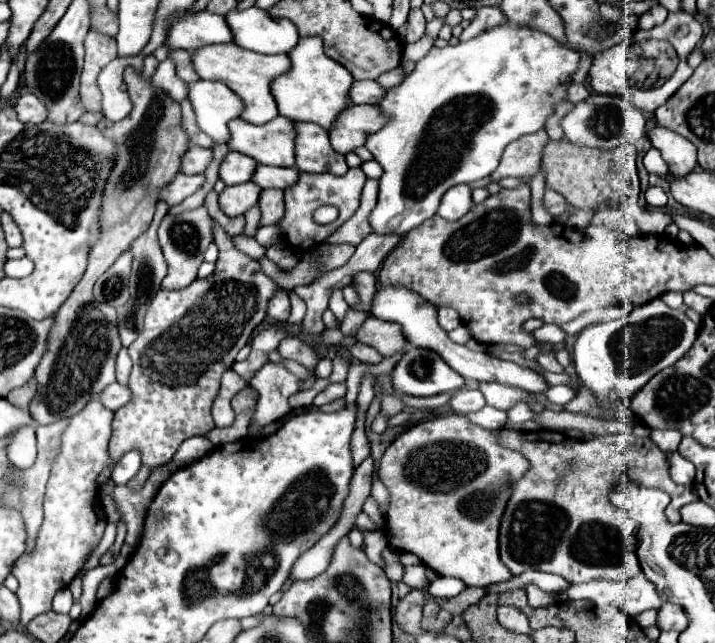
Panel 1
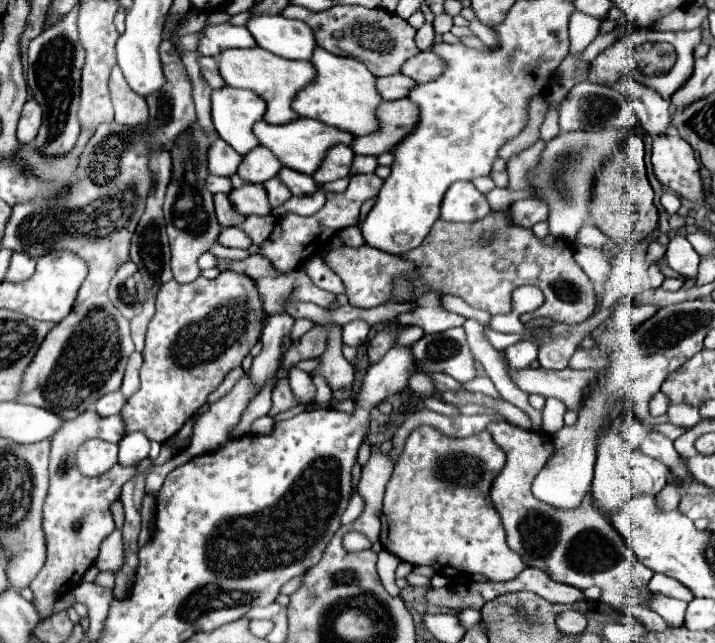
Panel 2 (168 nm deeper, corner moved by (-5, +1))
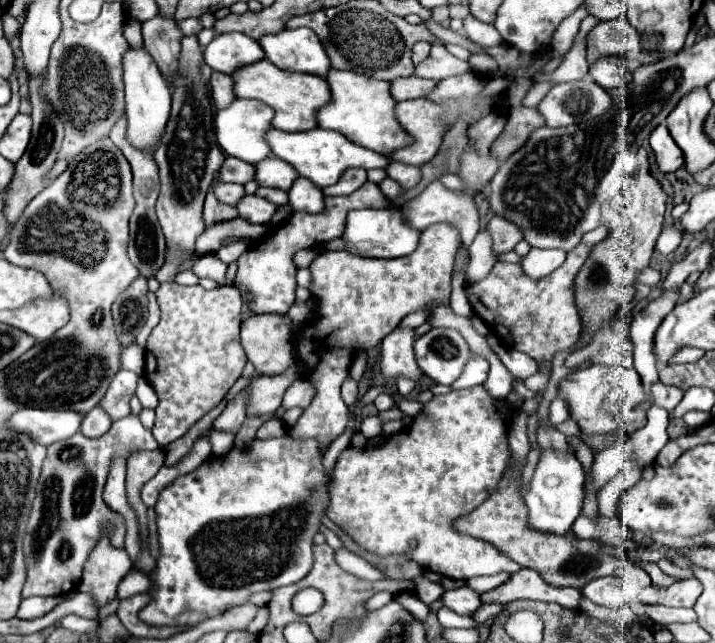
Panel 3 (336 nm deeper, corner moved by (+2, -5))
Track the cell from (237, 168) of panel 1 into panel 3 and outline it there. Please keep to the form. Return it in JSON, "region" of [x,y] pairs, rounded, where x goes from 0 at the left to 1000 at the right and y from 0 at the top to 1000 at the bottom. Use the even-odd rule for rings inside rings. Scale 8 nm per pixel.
{"region":[[[373,243],[371,249],[357,255],[357,283],[362,289],[376,289],[376,292],[393,292],[393,295],[404,295],[404,286],[410,286],[410,277],[418,277],[418,271],[413,271],[413,264],[385,246],[385,243]]]}

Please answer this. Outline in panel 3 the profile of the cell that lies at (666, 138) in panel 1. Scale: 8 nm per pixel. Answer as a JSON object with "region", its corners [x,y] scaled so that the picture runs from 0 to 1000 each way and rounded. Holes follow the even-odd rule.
{"region":[[[846,90],[841,96],[832,96],[829,103],[824,103],[824,115],[849,143],[863,140],[885,124],[885,115],[871,90]]]}

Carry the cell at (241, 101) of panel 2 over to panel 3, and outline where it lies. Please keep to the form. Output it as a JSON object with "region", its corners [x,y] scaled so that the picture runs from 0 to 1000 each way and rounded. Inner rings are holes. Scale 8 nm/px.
{"region":[[[329,156],[317,168],[303,171],[301,177],[303,224],[317,243],[329,243],[340,252],[359,255],[365,246],[373,246],[379,236],[373,221],[368,218],[371,202],[379,196],[379,184],[382,184],[382,171],[373,162],[359,156]]]}

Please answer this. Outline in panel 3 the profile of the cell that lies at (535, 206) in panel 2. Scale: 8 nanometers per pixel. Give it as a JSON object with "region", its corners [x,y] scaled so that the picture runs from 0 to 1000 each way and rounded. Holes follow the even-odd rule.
{"region":[[[690,336],[681,355],[690,367],[690,392],[712,392],[726,373],[731,373],[731,358],[703,336]]]}

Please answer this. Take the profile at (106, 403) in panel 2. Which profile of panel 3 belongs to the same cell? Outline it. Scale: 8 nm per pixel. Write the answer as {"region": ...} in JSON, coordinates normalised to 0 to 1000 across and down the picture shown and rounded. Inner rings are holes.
{"region":[[[133,631],[127,641],[122,641],[116,647],[113,656],[113,672],[124,681],[138,681],[141,675],[147,675],[155,663],[155,650],[147,638],[141,638],[141,631]]]}

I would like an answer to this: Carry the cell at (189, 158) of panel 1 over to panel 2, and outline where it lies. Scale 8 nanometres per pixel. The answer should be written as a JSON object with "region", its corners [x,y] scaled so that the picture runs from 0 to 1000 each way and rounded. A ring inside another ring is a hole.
{"region":[[[302,215],[291,233],[291,267],[302,274],[324,274],[336,258],[338,243],[327,236],[313,218]]]}

